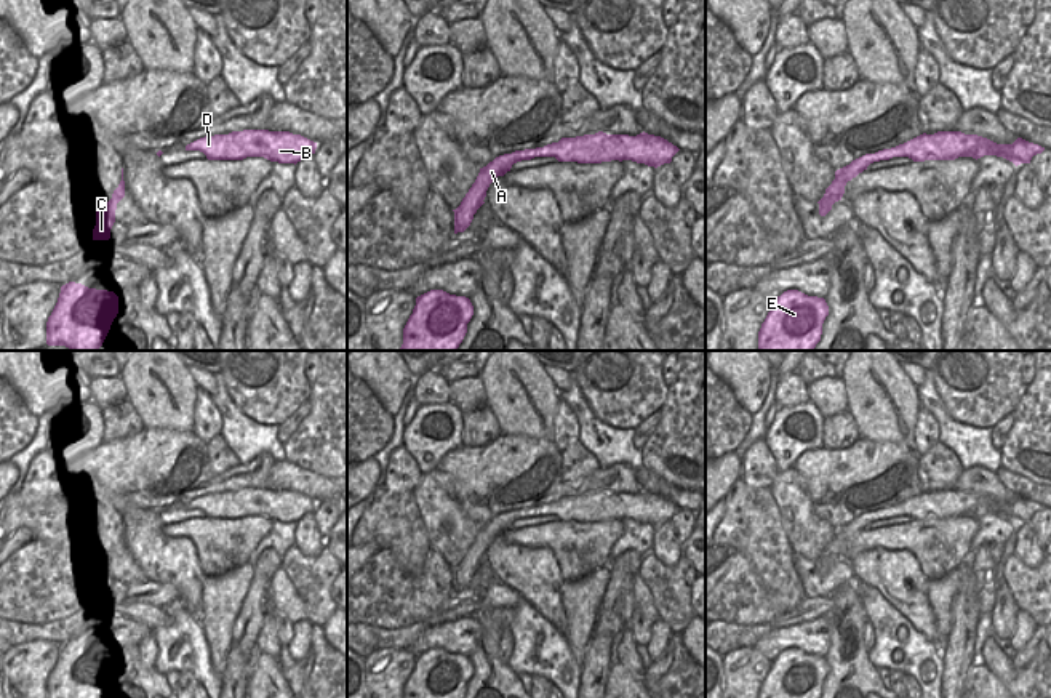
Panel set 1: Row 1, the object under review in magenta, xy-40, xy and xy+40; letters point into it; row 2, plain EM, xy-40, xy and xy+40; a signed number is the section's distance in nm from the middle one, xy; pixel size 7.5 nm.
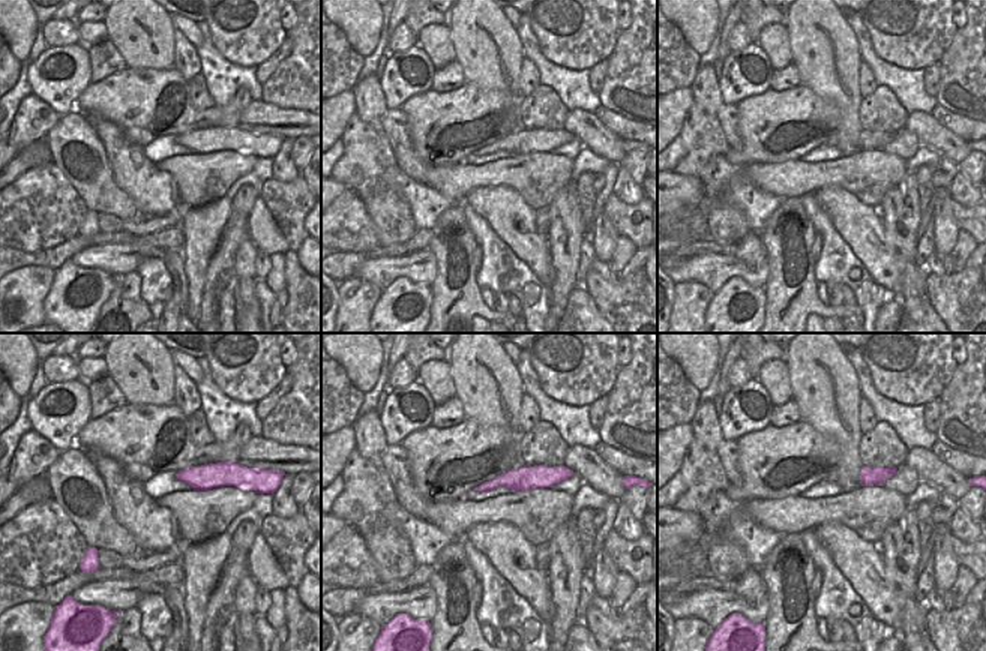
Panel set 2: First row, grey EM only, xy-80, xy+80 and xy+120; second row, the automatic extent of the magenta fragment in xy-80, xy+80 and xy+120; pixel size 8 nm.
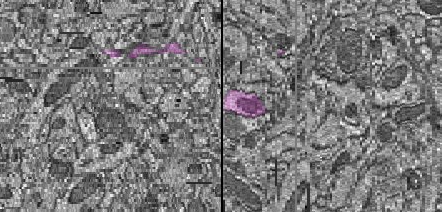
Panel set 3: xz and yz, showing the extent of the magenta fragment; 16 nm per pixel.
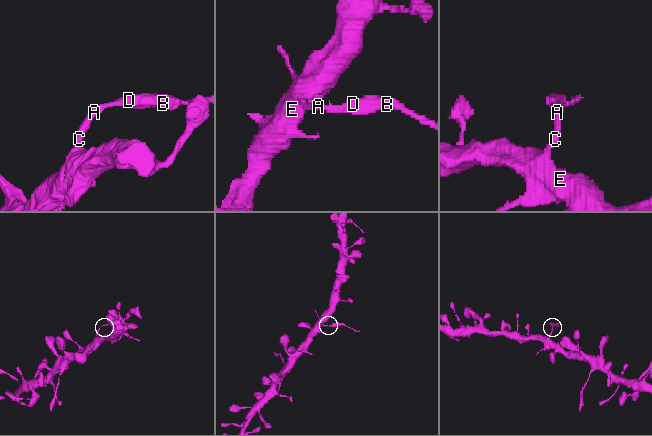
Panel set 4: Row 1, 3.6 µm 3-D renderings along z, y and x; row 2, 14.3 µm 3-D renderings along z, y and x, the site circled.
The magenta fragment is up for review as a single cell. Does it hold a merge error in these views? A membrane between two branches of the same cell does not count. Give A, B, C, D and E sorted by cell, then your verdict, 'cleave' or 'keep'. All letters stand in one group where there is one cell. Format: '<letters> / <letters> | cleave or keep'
A C E / B D | cleave

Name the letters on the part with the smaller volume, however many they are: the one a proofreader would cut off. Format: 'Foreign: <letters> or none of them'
Foreign: B, D

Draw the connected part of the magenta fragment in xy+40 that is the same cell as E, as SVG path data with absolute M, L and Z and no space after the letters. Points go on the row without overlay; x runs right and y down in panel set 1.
M787 648L771 661L758 698L821 698L827 674L824 656Z

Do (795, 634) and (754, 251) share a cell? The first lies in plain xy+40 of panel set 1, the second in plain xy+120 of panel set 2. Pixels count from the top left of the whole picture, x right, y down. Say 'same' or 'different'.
different

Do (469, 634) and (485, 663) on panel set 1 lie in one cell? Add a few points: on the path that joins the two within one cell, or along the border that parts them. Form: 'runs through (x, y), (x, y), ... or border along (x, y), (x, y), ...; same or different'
border along (474, 615), (480, 626), (480, 639), (467, 655); different

